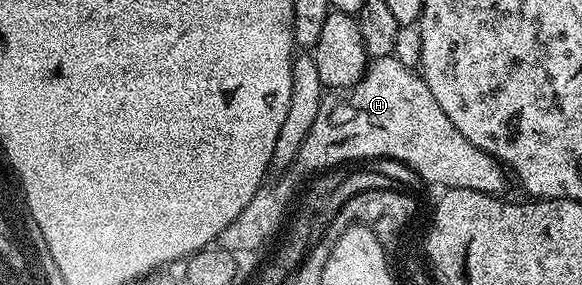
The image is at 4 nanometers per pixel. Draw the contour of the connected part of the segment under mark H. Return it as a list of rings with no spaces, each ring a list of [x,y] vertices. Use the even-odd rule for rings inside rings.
[[[395,56],[390,58],[377,58],[369,61],[368,69],[364,71],[363,78],[347,92],[325,101],[320,107],[318,117],[306,132],[306,140],[302,140],[302,148],[298,152],[294,163],[294,170],[300,174],[319,175],[319,170],[328,170],[331,166],[340,166],[343,162],[352,162],[355,158],[391,158],[394,161],[404,162],[417,177],[424,182],[433,182],[439,188],[450,190],[473,190],[493,196],[501,193],[504,186],[506,170],[502,163],[482,152],[454,124],[450,124],[450,116],[438,108],[438,100],[430,96],[430,88],[423,77],[415,69],[404,66]]]

